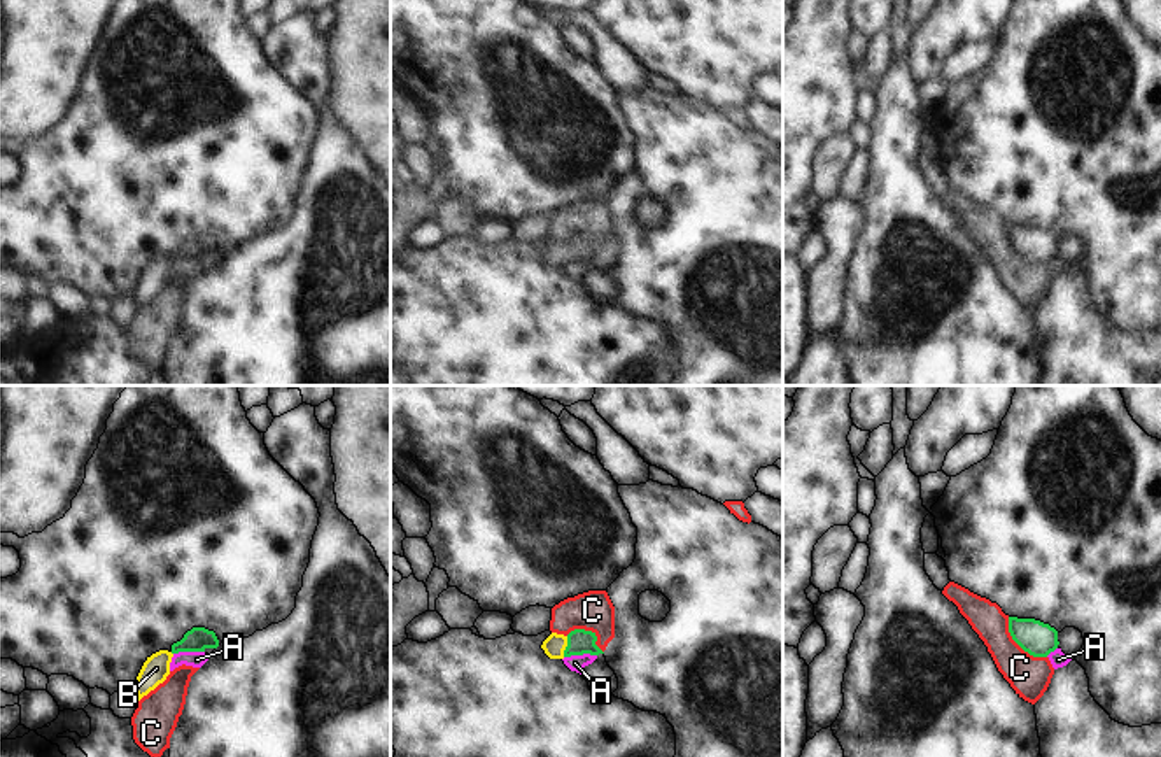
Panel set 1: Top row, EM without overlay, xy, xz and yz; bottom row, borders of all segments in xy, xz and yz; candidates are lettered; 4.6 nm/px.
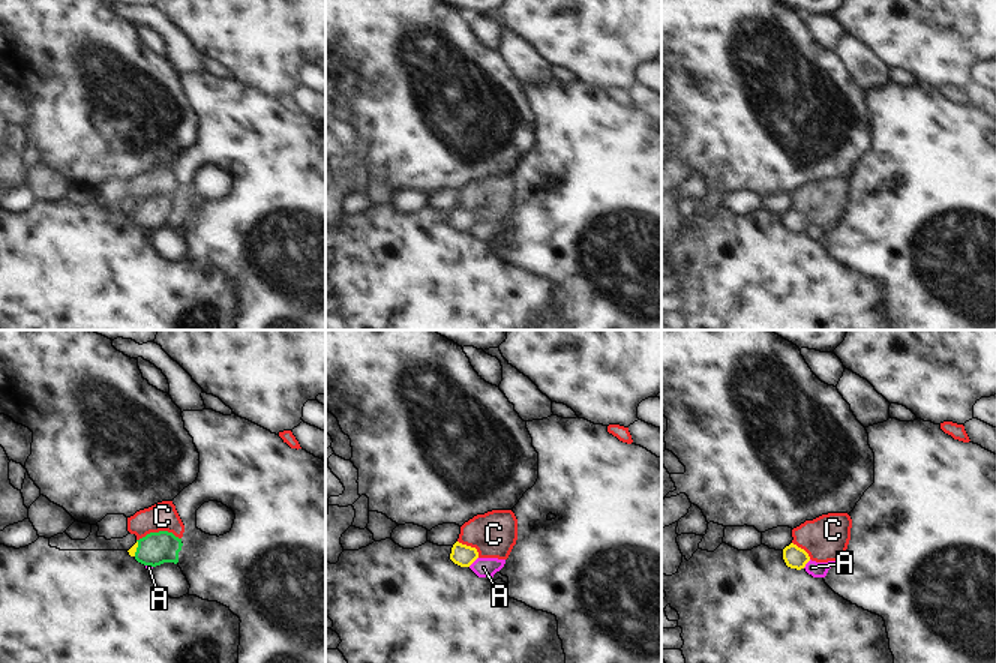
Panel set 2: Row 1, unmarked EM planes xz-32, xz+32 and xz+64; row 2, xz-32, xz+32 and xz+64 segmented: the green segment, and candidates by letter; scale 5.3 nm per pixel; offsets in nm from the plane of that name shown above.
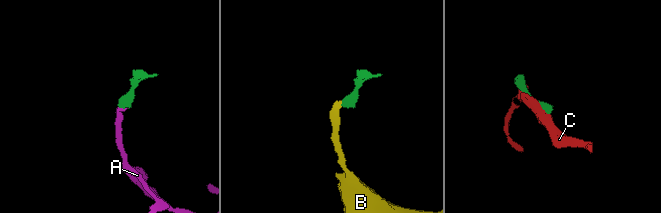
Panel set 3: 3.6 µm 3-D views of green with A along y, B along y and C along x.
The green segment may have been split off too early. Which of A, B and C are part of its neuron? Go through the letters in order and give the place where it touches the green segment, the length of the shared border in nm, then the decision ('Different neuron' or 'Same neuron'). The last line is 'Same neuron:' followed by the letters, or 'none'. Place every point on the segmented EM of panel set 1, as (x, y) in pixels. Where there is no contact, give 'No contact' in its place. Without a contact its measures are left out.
A: Touches green at xz (580, 654). Shared border 150 nm. Different neuron
B: Touches green at xz (566, 647). Shared border 100 nm. Same neuron
C: Touches green at yz (1020, 645). Shared border 260 nm. Different neuron
Same neuron: B

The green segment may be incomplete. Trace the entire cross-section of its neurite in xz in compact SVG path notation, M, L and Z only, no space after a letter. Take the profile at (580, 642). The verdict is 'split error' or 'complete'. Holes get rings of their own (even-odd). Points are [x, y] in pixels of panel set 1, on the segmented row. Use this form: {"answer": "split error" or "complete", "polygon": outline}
{"answer": "split error", "polygon": "M574 629L567 636L552 633L541 645L550 659L564 659L571 655L599 655L604 654L597 645L592 631Z"}

